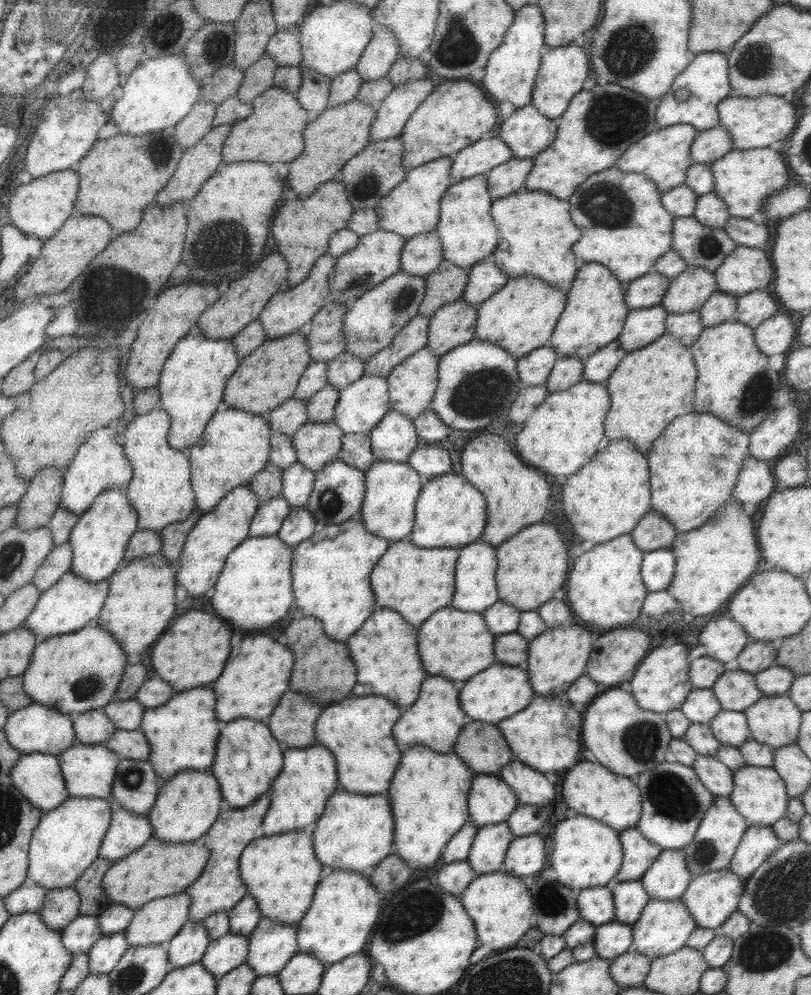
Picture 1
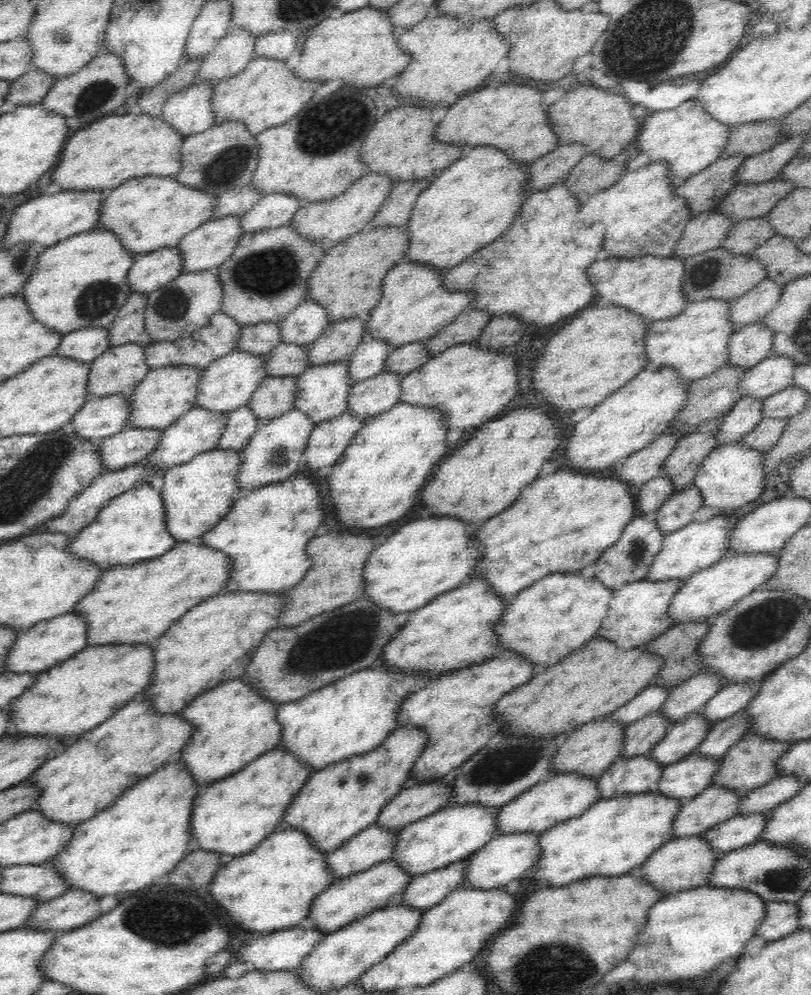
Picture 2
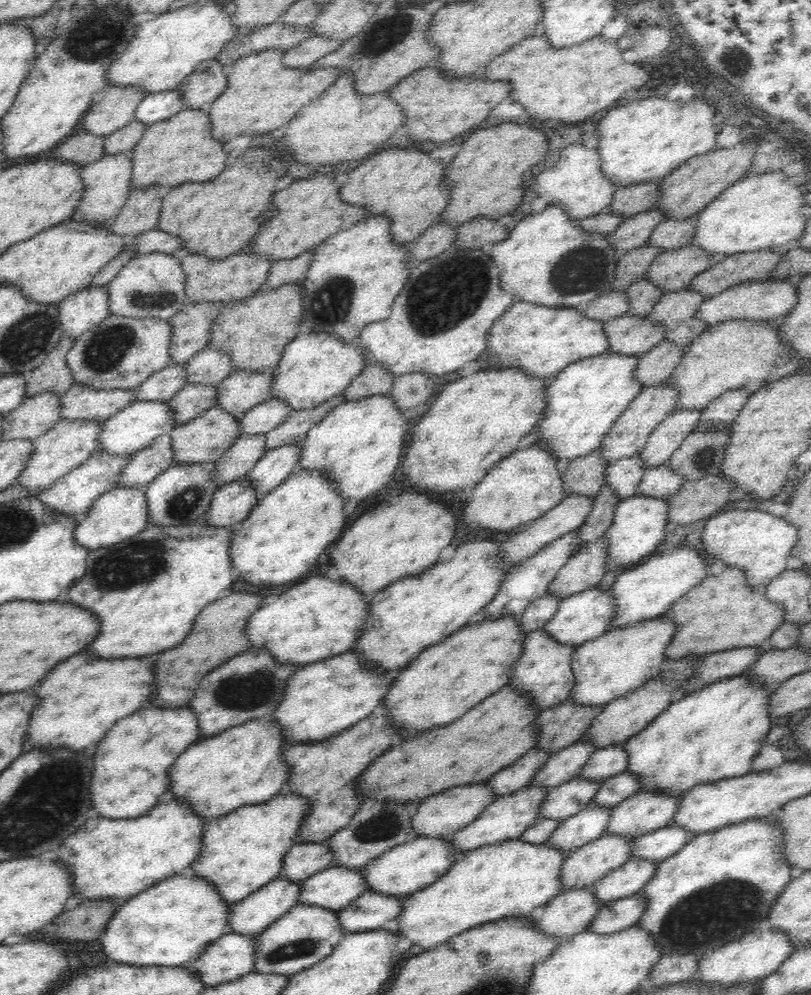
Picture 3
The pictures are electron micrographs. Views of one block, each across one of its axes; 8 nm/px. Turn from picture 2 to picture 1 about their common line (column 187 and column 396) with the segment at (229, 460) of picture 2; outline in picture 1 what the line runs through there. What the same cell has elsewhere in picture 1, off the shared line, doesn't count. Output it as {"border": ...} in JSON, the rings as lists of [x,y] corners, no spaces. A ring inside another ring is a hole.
{"border":[[[377,461],[364,471],[364,488],[359,514],[363,528],[390,543],[407,539],[413,527],[415,500],[423,486],[421,476],[405,462]]]}

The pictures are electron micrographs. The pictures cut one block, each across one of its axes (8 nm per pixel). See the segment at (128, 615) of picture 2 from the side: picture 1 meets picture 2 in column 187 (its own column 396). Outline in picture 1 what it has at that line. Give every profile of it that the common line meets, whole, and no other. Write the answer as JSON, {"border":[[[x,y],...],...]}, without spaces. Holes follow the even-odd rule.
{"border":[[[407,539],[390,543],[369,573],[376,606],[395,610],[409,626],[417,628],[431,613],[448,606],[451,601],[457,555],[453,548],[413,546]]]}

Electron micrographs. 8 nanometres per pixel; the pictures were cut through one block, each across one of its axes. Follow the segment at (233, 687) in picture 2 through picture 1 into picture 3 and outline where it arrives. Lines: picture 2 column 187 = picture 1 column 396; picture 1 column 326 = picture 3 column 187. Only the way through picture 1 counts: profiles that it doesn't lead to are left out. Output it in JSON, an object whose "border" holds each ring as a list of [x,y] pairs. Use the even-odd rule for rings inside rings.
{"border":[[[148,706],[138,712],[121,718],[106,736],[97,744],[94,760],[94,782],[90,786],[90,798],[94,810],[104,818],[138,818],[169,798],[171,792],[170,771],[178,757],[203,737],[199,730],[196,713],[189,707],[164,709]]]}

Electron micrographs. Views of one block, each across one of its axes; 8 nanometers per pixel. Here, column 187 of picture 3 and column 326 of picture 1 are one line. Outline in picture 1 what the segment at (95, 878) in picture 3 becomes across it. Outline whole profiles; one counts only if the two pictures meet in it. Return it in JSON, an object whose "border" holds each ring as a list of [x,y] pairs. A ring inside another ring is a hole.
{"border":[[[337,790],[325,803],[311,832],[311,848],[325,871],[349,870],[368,875],[393,846],[393,818],[385,794],[351,794]]]}

